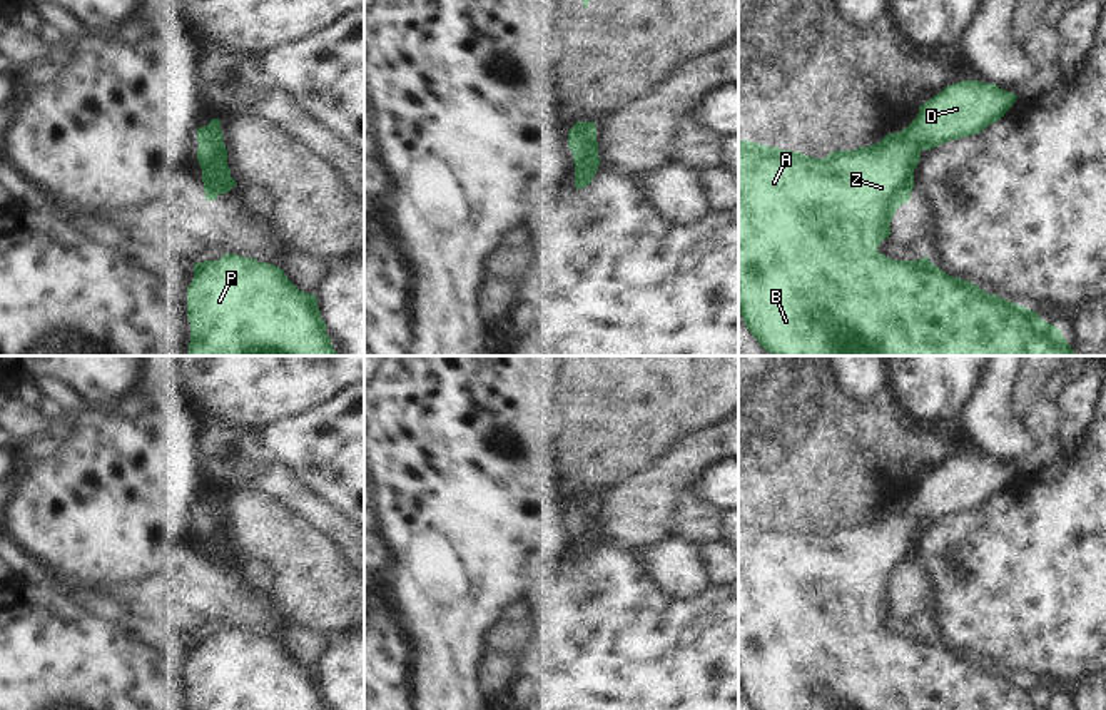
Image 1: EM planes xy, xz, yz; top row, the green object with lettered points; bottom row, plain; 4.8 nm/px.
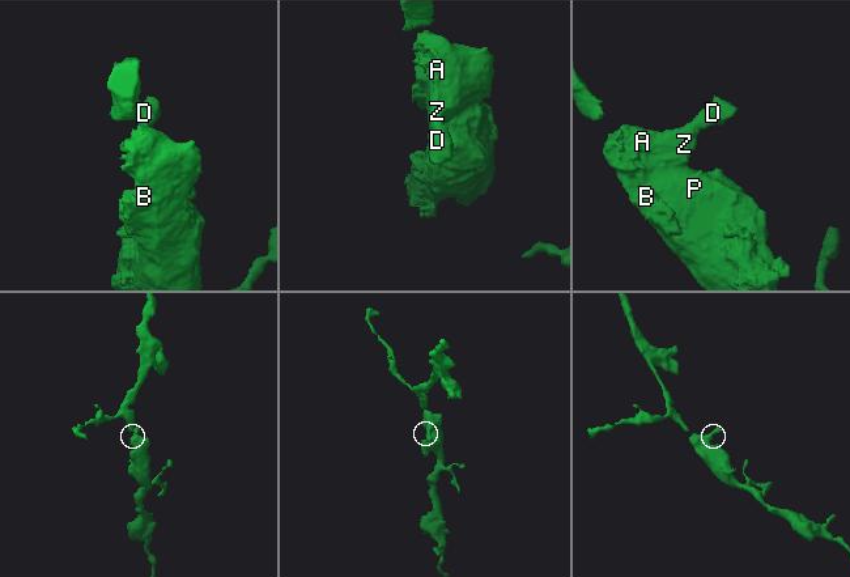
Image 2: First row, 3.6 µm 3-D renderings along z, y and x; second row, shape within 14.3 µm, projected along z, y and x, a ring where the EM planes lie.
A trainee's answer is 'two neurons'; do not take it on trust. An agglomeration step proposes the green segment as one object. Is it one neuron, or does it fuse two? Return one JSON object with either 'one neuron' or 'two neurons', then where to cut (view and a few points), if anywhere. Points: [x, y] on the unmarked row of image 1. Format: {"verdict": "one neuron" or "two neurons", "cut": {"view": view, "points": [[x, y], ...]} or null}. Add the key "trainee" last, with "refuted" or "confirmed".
{"verdict": "one neuron", "cut": null, "trainee": "refuted"}

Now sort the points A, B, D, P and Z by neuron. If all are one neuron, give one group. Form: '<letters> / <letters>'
A B D P Z

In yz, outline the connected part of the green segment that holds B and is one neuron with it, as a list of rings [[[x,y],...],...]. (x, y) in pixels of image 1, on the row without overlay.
[[[977,454],[957,456],[947,459],[942,466],[922,478],[917,491],[904,505],[887,508],[879,518],[855,525],[835,525],[824,533],[750,515],[738,515],[738,687],[752,710],[1063,710],[1061,703],[1043,695],[1038,687],[989,668],[969,655],[946,648],[927,630],[919,635],[894,635],[877,625],[880,616],[892,608],[889,600],[895,585],[911,575],[914,543],[921,535],[921,526],[949,515],[979,508],[1004,491],[1016,473],[1016,468],[999,463],[996,458]]]

